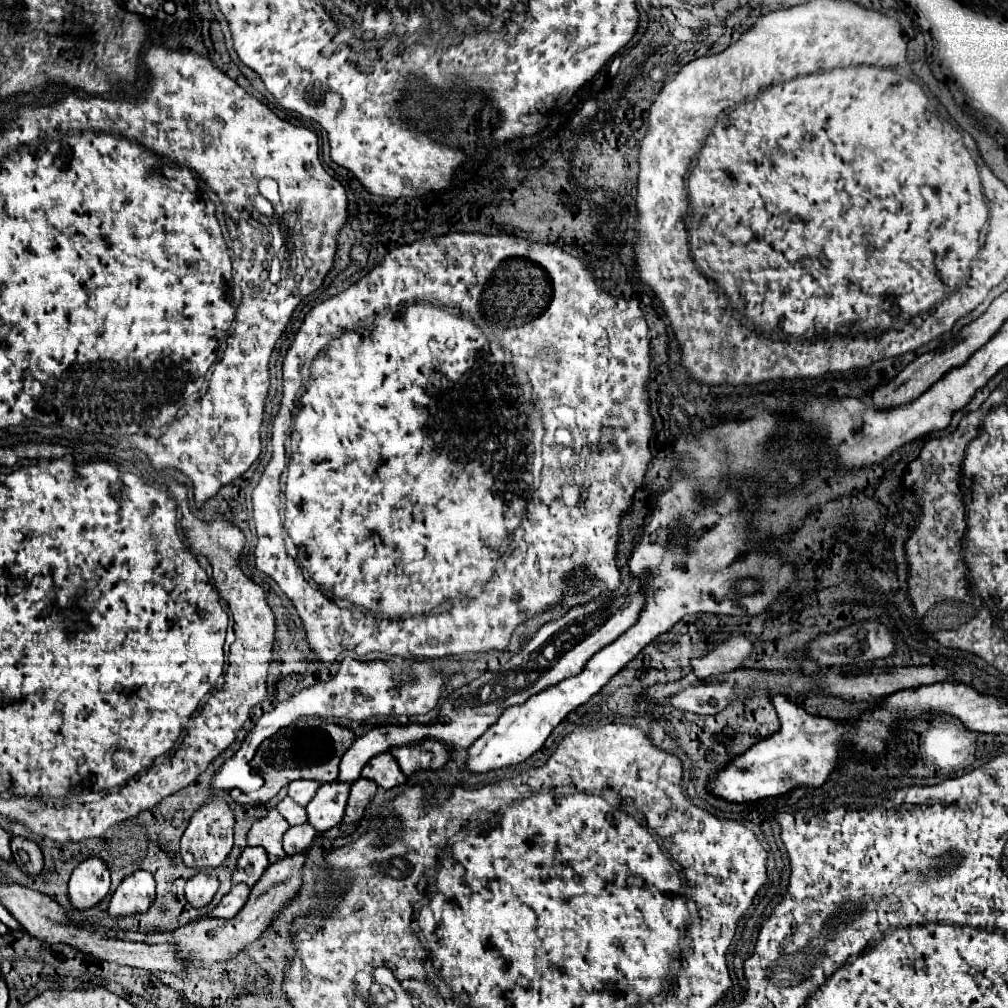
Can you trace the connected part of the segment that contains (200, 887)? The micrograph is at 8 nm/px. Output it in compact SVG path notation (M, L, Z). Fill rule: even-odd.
M198 873L186 883L186 899L194 909L206 907L218 891L218 879L214 875Z

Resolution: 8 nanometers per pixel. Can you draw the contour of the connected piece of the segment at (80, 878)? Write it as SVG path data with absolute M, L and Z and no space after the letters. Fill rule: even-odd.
M90 857L82 861L70 877L68 897L74 909L90 909L98 905L110 891L110 873L102 859Z

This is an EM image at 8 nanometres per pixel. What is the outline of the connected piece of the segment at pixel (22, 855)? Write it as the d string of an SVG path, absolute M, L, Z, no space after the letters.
M12 837L12 855L16 865L26 873L26 875L40 875L44 867L42 851L40 847L24 837Z

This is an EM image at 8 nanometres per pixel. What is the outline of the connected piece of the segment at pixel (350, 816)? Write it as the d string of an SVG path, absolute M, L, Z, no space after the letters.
M360 777L358 781L354 781L350 787L350 797L348 797L348 805L346 805L346 813L344 813L342 823L358 825L364 815L364 807L376 795L376 789L378 789L378 785L370 779Z

